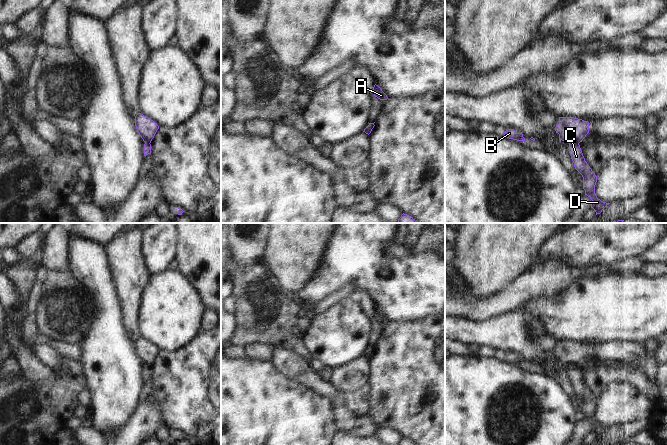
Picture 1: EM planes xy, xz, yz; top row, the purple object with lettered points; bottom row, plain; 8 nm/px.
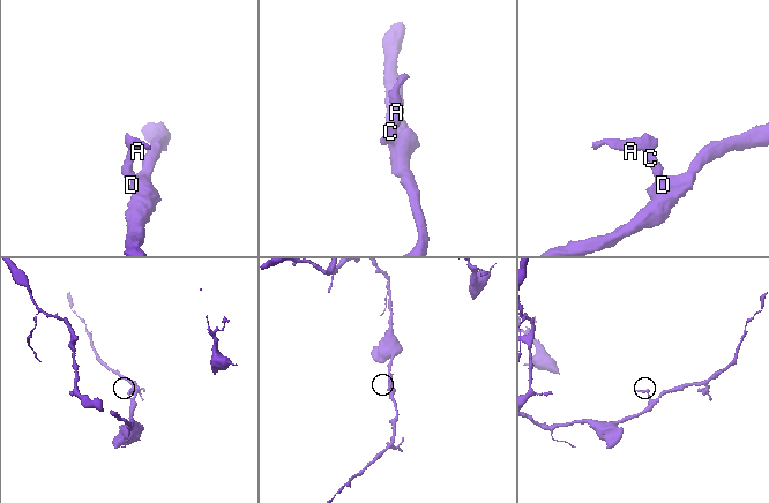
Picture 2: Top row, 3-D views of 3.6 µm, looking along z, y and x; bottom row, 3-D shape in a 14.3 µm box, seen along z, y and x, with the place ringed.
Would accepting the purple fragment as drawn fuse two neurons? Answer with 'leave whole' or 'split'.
split

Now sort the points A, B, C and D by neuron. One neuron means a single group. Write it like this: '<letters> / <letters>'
A B / C D

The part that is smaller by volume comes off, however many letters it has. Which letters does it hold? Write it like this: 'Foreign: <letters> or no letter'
Foreign: A, B

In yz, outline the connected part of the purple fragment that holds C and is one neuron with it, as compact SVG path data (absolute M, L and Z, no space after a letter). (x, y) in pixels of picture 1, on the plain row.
M569 367L569 377L575 393L583 401L583 413L585 414L585 419L592 424L591 432L595 434L596 439L600 438L602 434L610 427L601 425L595 418L597 400L585 385L579 367Z

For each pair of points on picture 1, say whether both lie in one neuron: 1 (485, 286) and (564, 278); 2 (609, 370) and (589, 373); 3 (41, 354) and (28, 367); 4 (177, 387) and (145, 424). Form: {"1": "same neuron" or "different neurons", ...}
{"1": "different neurons", "2": "same neuron", "3": "different neurons", "4": "different neurons"}

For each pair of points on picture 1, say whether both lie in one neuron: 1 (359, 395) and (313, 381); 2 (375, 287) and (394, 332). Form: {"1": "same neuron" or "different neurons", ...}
{"1": "same neuron", "2": "different neurons"}

